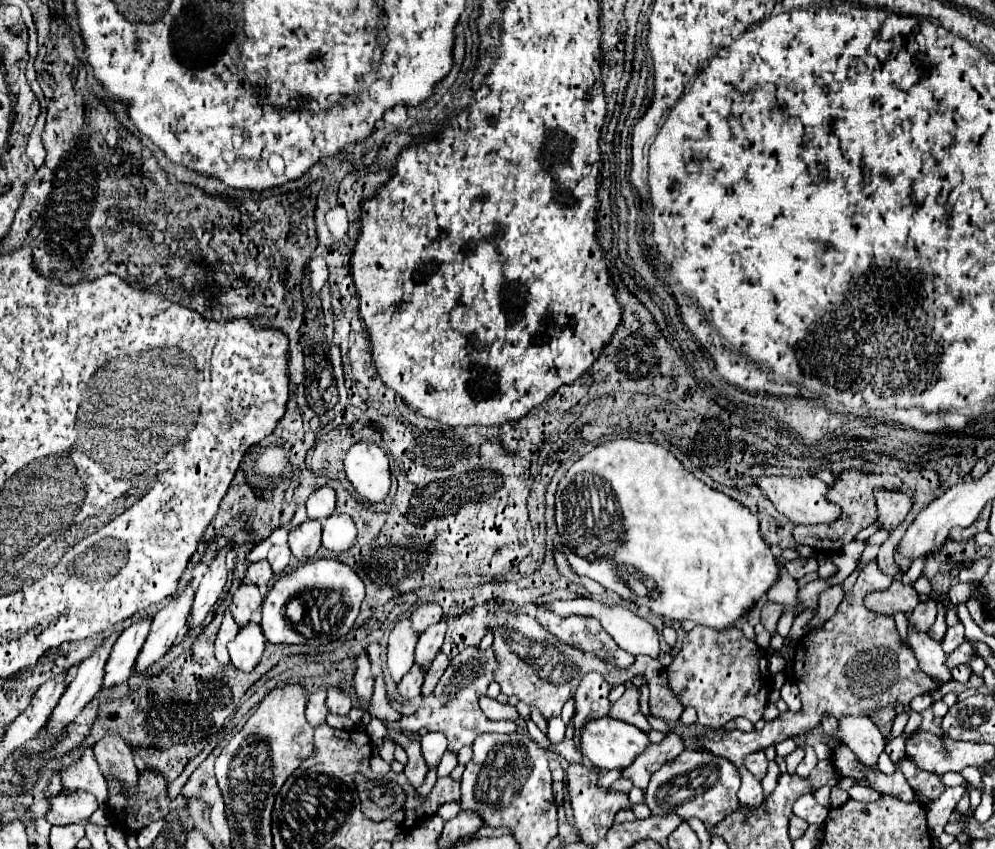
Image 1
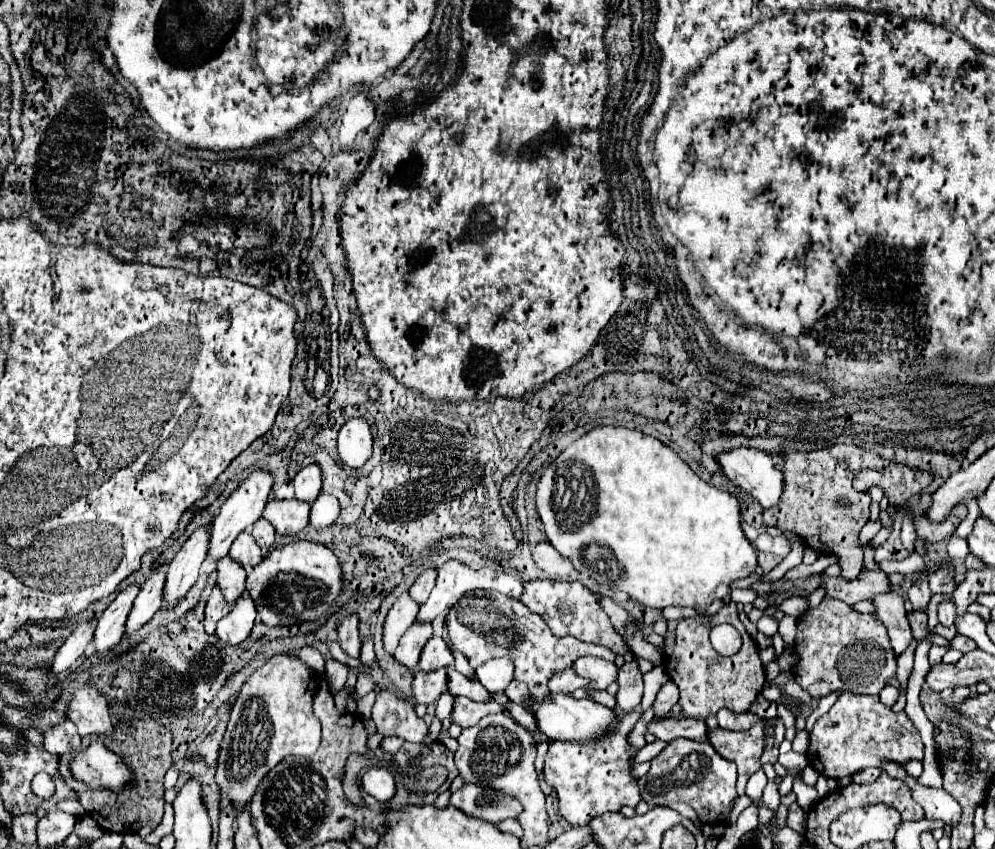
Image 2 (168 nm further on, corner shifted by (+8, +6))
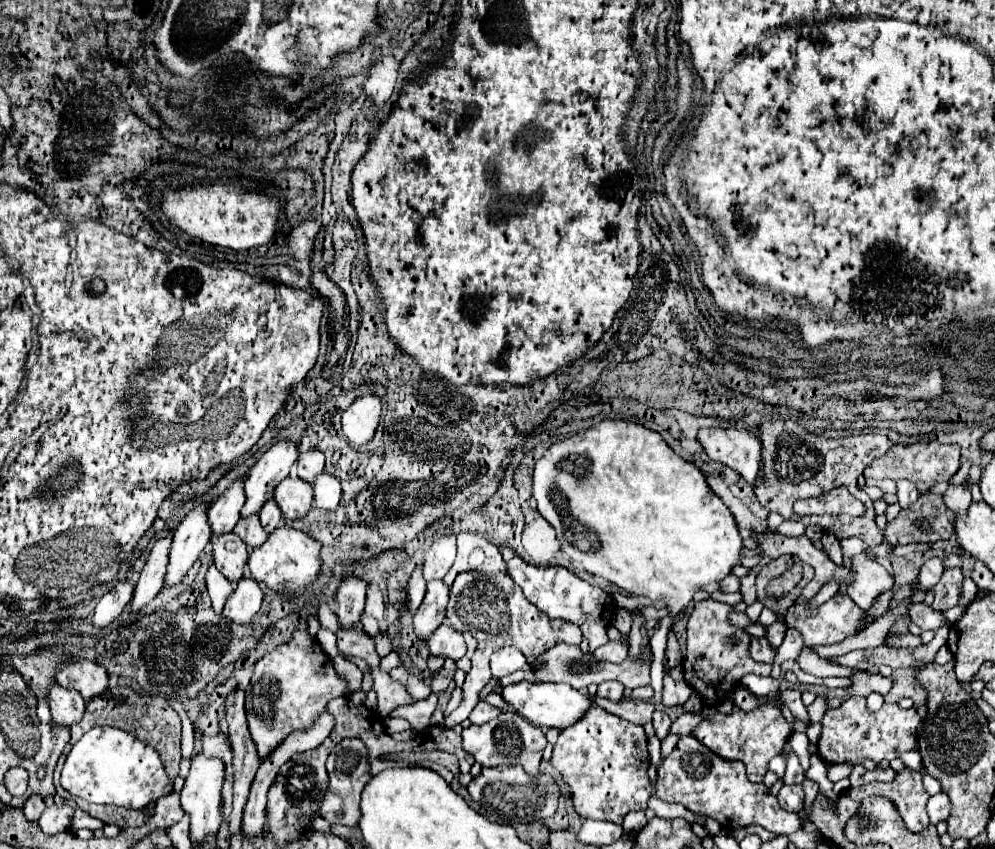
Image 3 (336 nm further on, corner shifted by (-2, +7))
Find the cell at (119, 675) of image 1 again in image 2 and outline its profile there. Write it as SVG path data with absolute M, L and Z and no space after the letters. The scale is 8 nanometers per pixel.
M166 563L158 565L150 579L142 585L136 601L134 601L134 607L128 615L128 621L126 621L126 633L134 633L138 631L148 619L152 619L152 615L162 607L162 593L164 593L164 581L166 581Z

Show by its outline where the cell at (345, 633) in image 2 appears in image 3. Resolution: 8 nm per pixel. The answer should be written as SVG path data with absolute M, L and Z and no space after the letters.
M346 578L336 596L336 616L342 628L360 628L362 612L366 606L366 582L358 578Z

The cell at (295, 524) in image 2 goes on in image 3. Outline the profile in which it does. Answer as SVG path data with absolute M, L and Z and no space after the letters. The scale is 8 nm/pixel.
M286 478L282 484L278 484L274 500L278 508L282 510L284 518L288 520L300 520L308 514L312 500L314 500L314 490L310 484L304 484L300 478Z

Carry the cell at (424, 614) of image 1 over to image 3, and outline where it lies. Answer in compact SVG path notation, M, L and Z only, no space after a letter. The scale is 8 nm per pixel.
M442 536L432 544L432 548L426 552L424 562L424 580L442 580L448 570L452 568L452 562L456 558L456 536Z

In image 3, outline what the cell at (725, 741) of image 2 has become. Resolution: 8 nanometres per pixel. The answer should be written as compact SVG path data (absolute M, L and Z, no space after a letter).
M734 706L732 714L712 714L706 716L696 730L692 732L702 744L726 760L740 760L746 764L746 773L750 782L762 782L768 772L768 762L782 752L784 740L790 736L790 728L782 712L774 706L760 706L752 712L742 712Z

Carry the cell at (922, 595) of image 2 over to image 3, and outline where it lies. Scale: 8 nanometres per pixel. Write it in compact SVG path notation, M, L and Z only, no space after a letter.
M930 558L930 560L922 566L922 570L920 570L920 574L918 574L920 588L922 588L924 592L930 592L930 590L938 584L938 580L942 578L942 572L944 572L942 560L940 560L940 558Z

